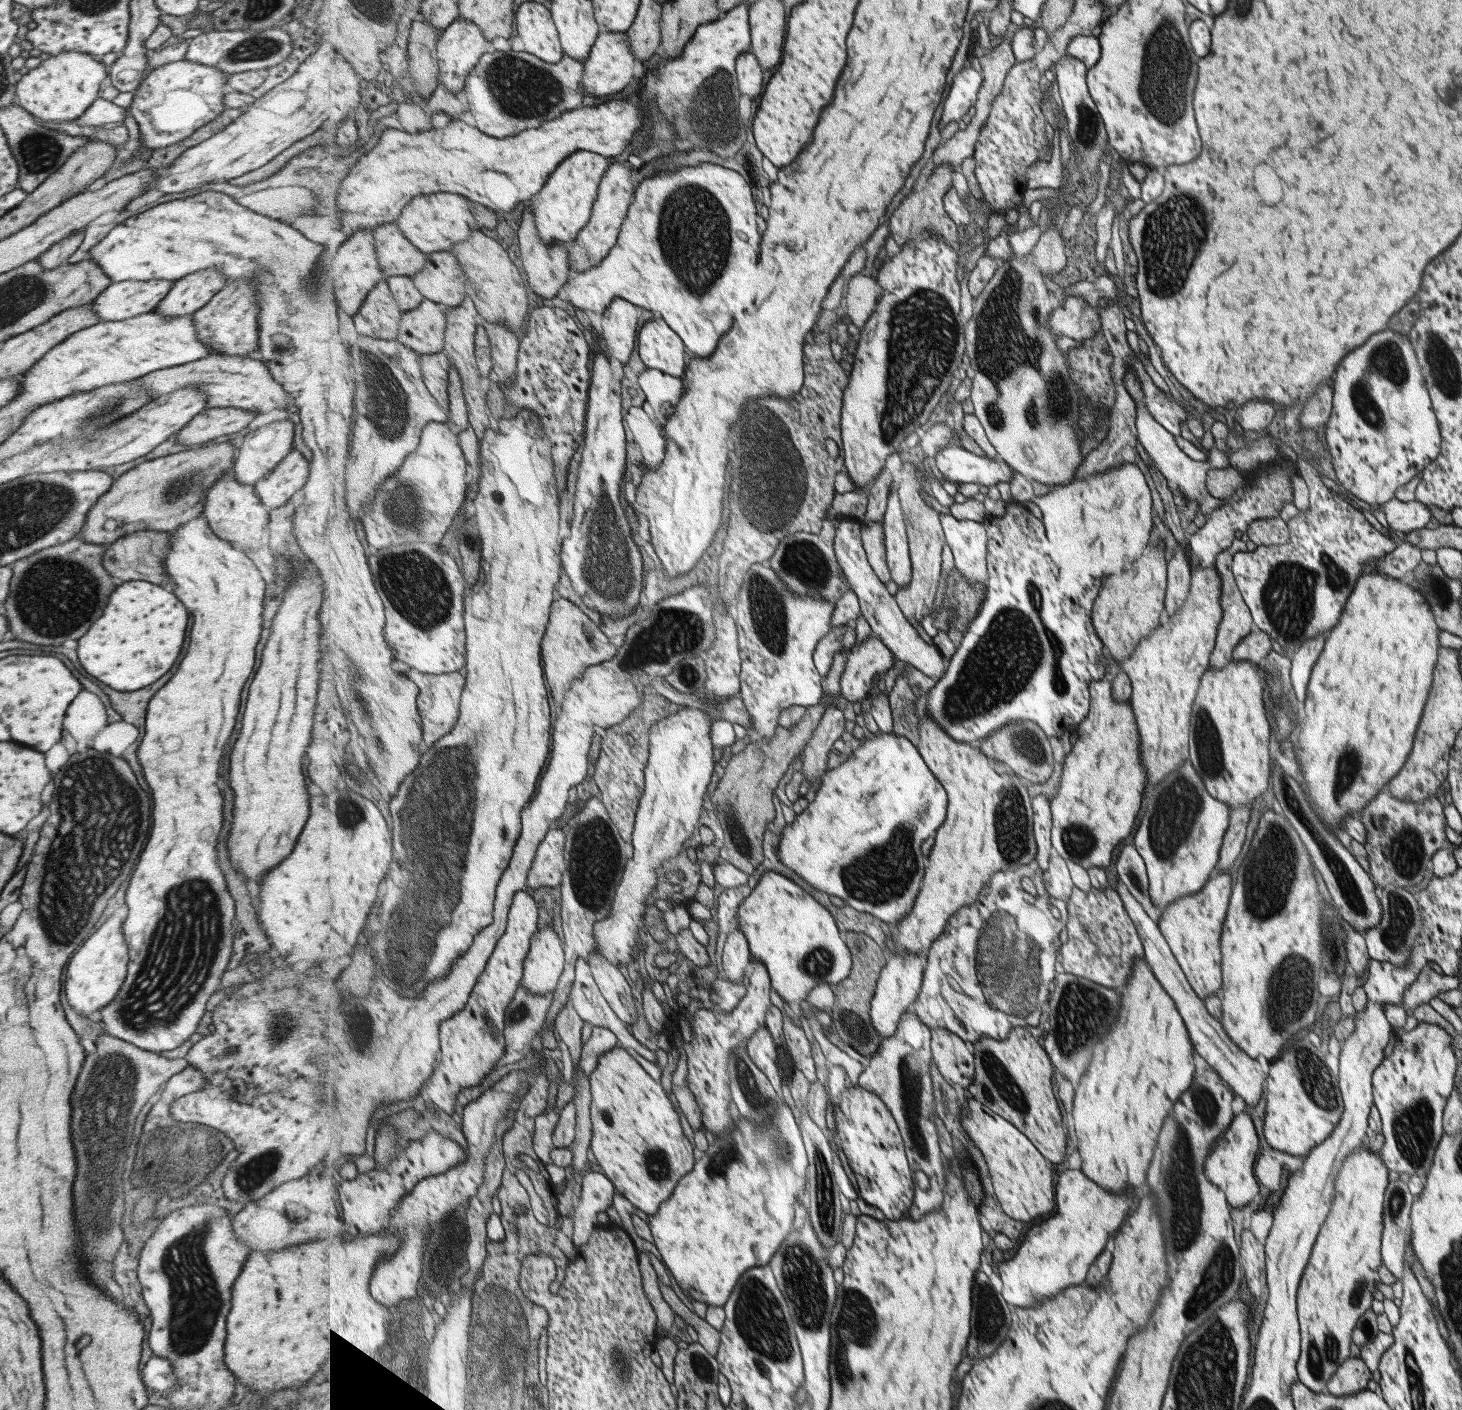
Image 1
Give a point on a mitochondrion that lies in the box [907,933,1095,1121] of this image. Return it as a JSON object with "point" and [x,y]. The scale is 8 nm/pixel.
{"point":[1002,1084]}

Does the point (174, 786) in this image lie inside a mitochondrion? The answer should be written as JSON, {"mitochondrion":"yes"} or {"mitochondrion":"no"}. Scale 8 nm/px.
{"mitochondrion":"no"}

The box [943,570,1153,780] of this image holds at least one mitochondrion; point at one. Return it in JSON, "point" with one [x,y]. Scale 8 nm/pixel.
{"point":[1028,745]}

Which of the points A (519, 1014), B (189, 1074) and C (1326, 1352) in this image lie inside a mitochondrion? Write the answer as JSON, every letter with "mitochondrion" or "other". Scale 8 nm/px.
{"A":"mitochondrion","B":"other","C":"mitochondrion"}

